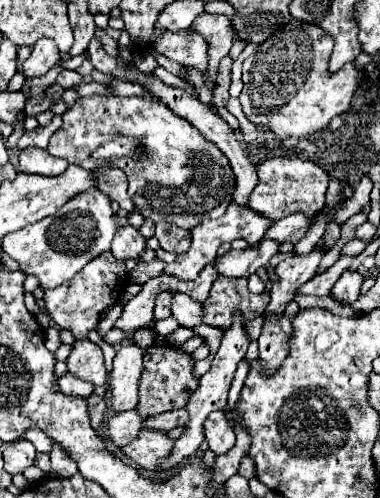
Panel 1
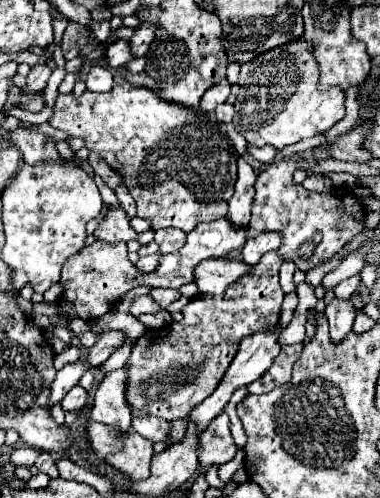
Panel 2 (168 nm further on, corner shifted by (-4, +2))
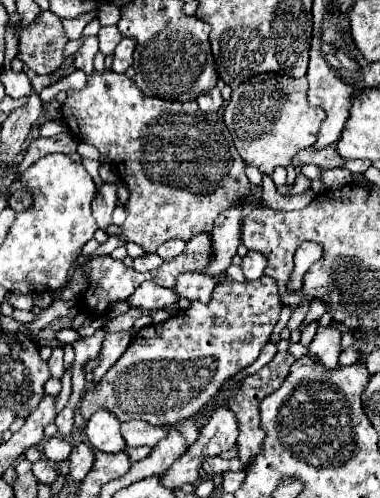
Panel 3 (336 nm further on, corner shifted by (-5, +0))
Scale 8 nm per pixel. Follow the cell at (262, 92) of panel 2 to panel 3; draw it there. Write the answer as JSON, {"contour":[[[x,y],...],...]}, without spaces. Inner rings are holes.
{"contour":[[[265,73],[247,79],[233,91],[231,101],[225,107],[225,125],[233,135],[233,143],[239,155],[243,157],[245,163],[259,167],[263,173],[273,173],[277,165],[287,167],[301,149],[313,145],[317,141],[317,131],[323,121],[325,121],[325,111],[321,111],[321,107],[309,107],[307,103],[307,77],[293,79],[281,73]]]}

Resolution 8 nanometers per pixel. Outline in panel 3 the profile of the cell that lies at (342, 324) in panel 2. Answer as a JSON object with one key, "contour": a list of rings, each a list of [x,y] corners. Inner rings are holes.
{"contour":[[[321,325],[315,339],[309,345],[309,353],[317,357],[327,369],[337,367],[341,355],[341,331],[337,325]]]}

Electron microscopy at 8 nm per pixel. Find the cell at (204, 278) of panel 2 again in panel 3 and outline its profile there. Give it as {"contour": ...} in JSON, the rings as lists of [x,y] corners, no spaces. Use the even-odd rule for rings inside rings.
{"contour":[[[185,273],[177,277],[177,285],[175,291],[179,297],[187,297],[191,301],[201,301],[201,303],[209,303],[211,293],[215,289],[215,277],[205,275],[205,273]]]}

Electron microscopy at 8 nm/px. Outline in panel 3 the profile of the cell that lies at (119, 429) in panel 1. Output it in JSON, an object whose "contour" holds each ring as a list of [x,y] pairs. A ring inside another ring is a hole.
{"contour":[[[79,443],[71,455],[71,469],[69,469],[69,475],[75,479],[75,481],[83,481],[85,475],[91,471],[93,467],[93,459],[95,459],[95,449],[87,443]]]}

